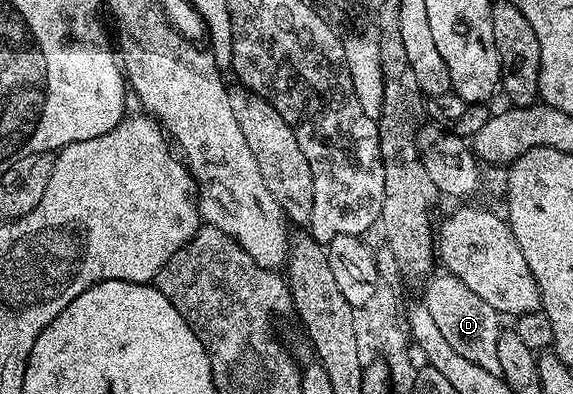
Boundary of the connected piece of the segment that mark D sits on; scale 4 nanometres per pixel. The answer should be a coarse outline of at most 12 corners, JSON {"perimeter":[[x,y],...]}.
{"perimeter":[[447,271],[422,304],[462,359],[500,374],[501,314]]}

